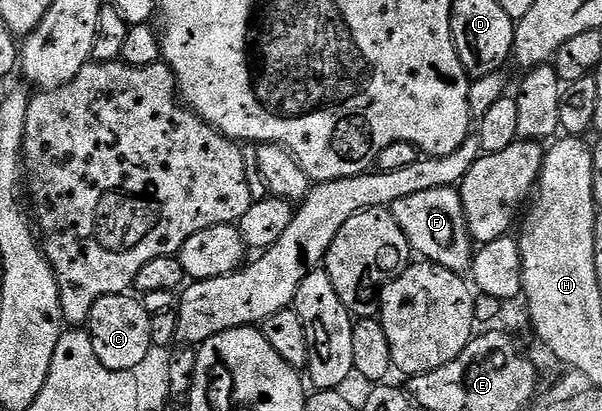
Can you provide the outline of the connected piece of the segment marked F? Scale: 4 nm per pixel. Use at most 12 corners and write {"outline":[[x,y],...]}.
{"outline":[[456,187],[391,205],[410,249],[458,274],[475,245]]}

